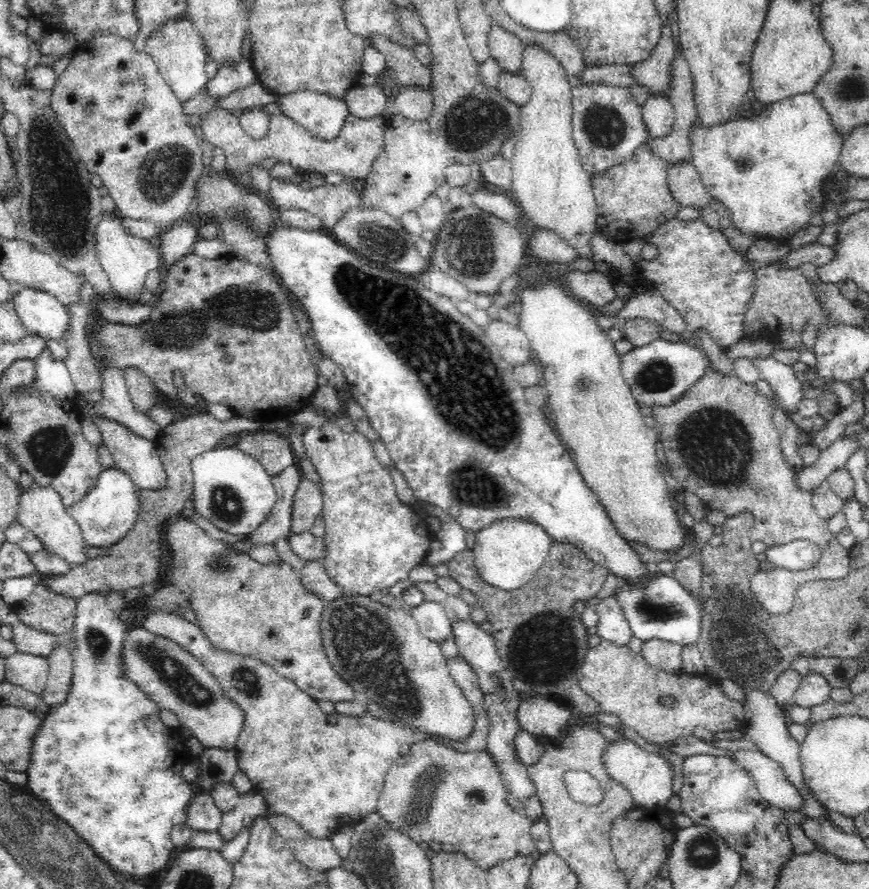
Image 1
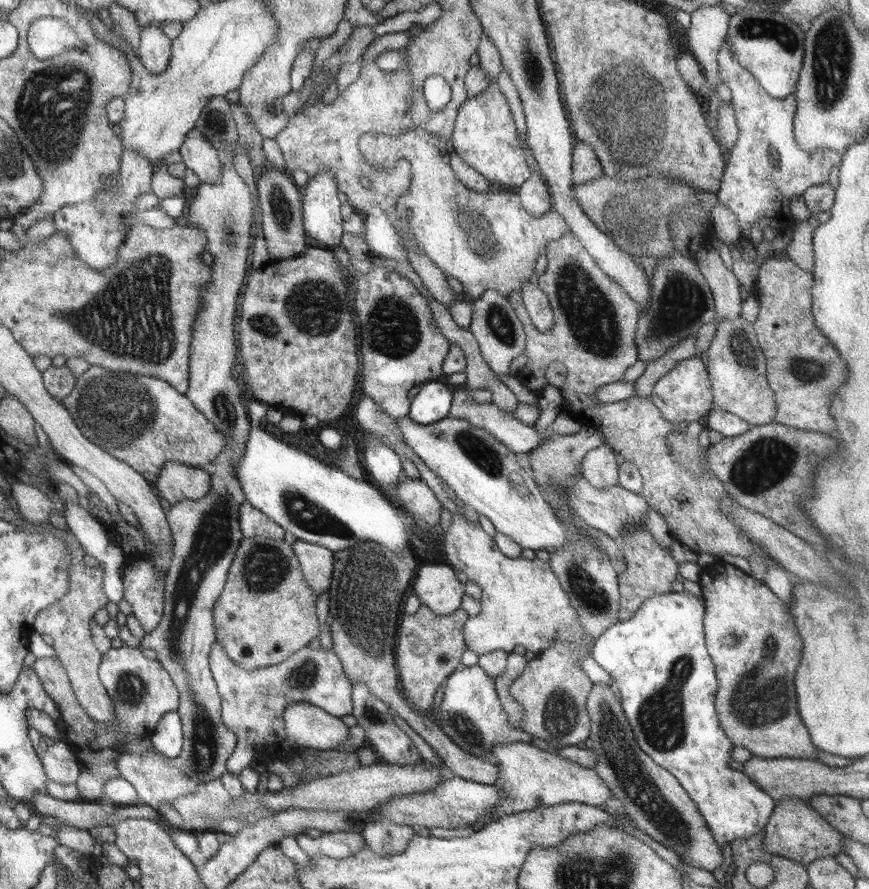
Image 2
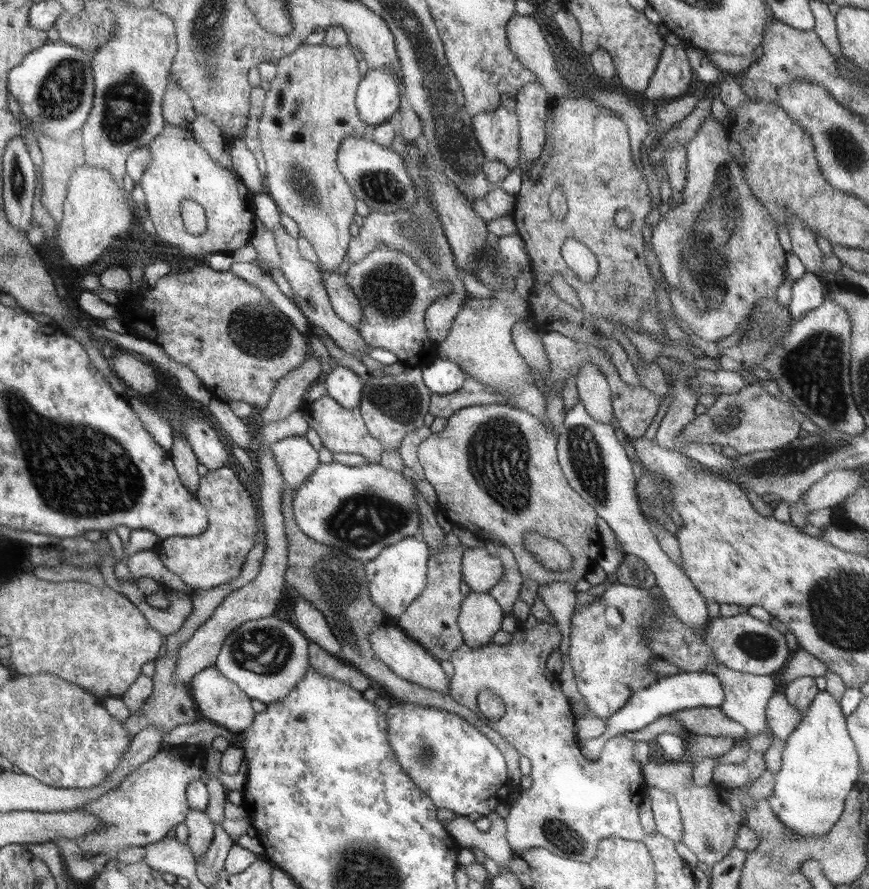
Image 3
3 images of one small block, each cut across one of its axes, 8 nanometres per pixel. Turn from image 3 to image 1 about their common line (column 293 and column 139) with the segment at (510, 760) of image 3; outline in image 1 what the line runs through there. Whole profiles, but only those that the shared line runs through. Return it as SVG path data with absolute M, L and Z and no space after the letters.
M196 414L186 416L184 420L178 420L170 424L166 430L162 430L158 446L158 458L162 460L162 466L166 468L166 486L162 490L140 490L142 508L140 522L130 530L130 536L120 540L118 544L110 546L110 550L94 560L88 560L84 566L72 568L64 576L46 576L40 578L40 574L32 574L34 582L42 584L42 580L48 584L50 590L68 596L72 600L80 600L86 594L112 594L116 592L120 598L126 600L126 594L130 590L142 588L144 584L158 582L162 578L162 564L166 560L166 548L162 548L162 528L166 522L174 518L186 518L190 512L192 496L194 496L194 472L192 462L198 454L204 454L208 450L218 450L220 440L236 434L236 432L252 432L258 430L260 422L250 418L232 418L228 422L218 422L210 414Z

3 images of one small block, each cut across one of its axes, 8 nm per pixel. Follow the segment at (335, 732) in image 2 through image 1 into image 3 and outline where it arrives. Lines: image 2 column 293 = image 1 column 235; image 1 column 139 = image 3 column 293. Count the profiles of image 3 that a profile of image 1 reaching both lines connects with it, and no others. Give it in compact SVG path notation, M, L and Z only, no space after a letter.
M269 616L235 628L227 636L215 668L227 680L237 684L249 698L269 704L285 698L305 678L309 662L309 640L303 636L303 632L277 616Z

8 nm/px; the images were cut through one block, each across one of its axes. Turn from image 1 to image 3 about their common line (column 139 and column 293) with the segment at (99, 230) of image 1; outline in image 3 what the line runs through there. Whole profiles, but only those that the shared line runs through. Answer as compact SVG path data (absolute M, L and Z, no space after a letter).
M279 222L273 230L269 230L269 232L273 234L273 242L275 242L275 248L277 248L277 252L279 252L279 270L283 272L285 280L289 282L291 292L293 292L293 298L291 298L291 300L297 304L297 308L301 310L301 314L303 314L309 322L313 322L315 326L319 326L325 334L329 334L331 340L333 340L339 348L343 348L345 352L353 354L353 352L359 348L359 350L365 350L365 354L367 354L367 346L365 346L361 334L355 332L353 326L349 326L347 322L343 322L343 320L333 312L333 308L331 308L331 304L329 304L329 296L327 296L325 284L321 282L321 270L319 270L319 266L317 266L317 264L311 264L311 262L307 262L307 260L303 260L303 258L299 256L297 240L295 240L293 236L289 236L289 232L283 228L281 222Z

